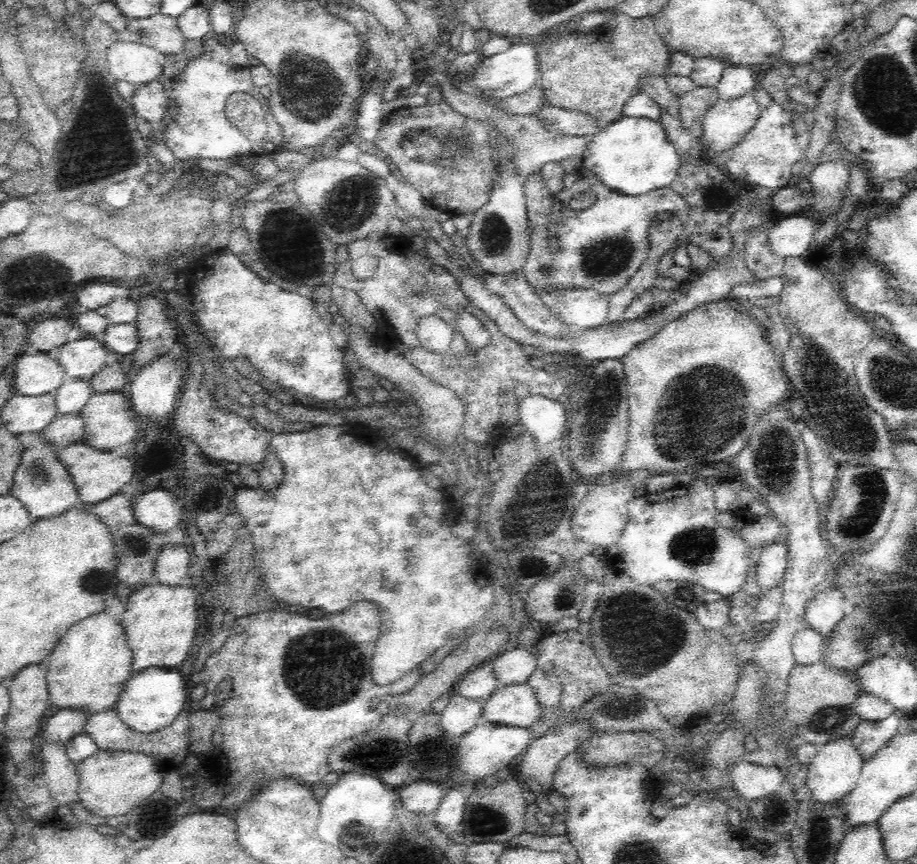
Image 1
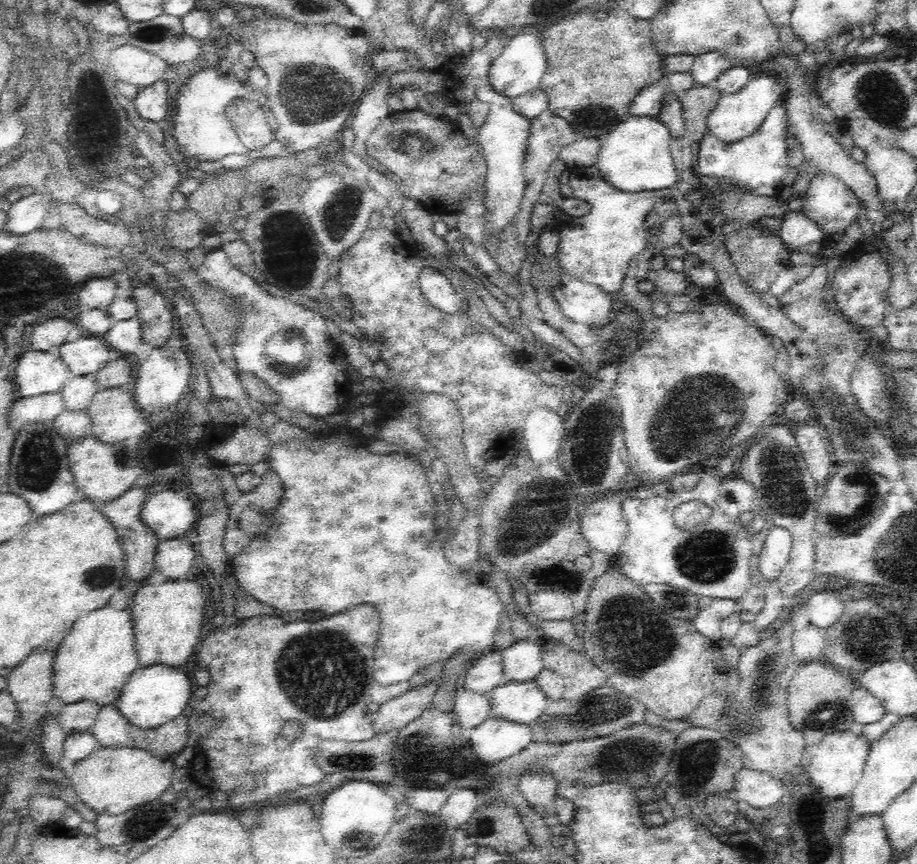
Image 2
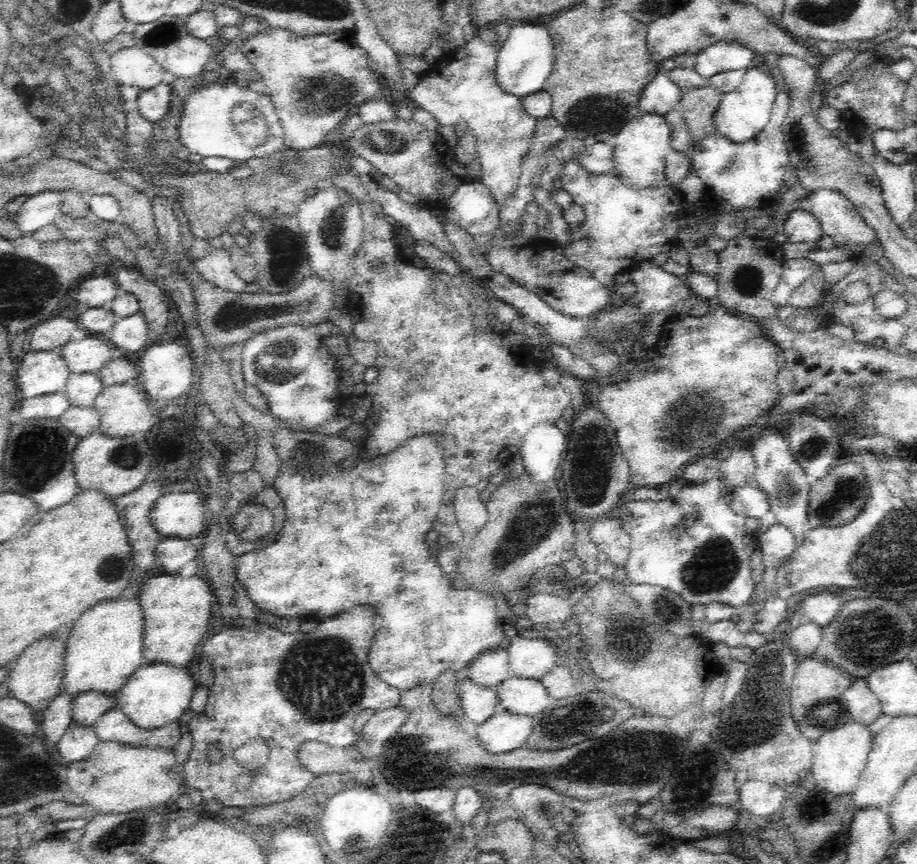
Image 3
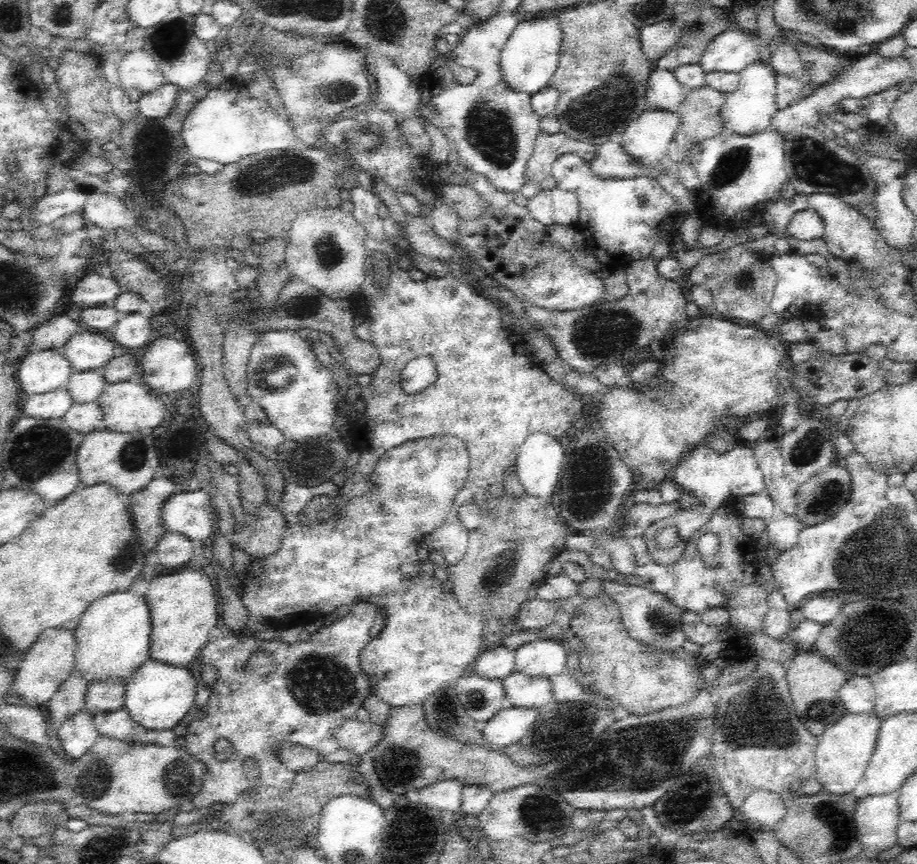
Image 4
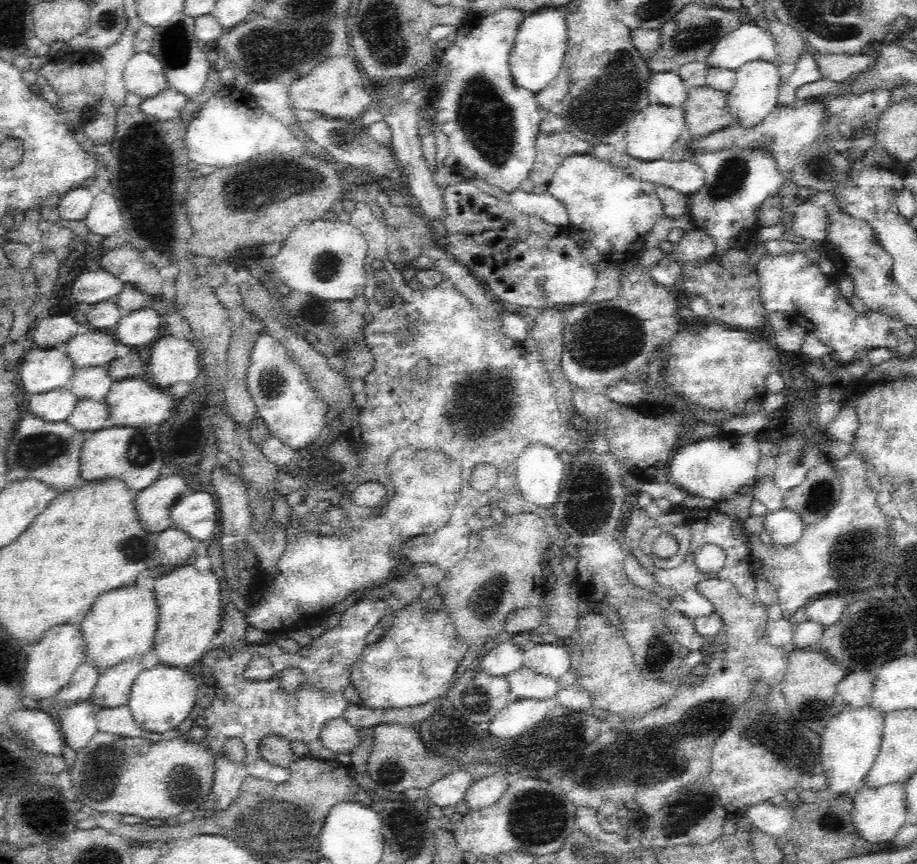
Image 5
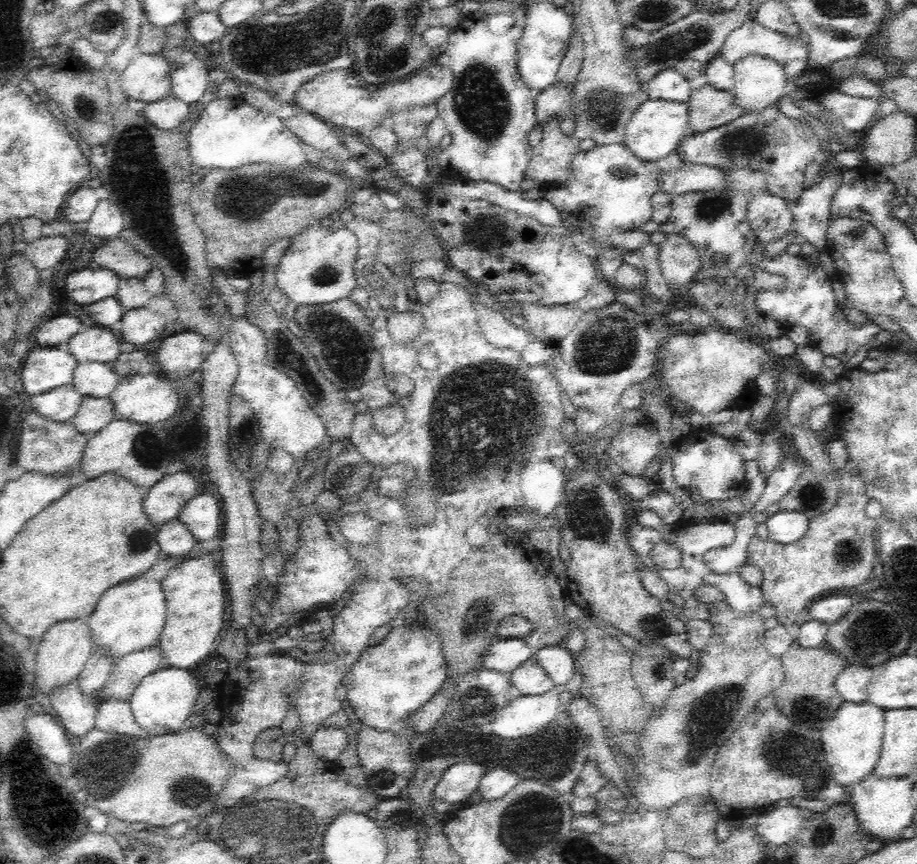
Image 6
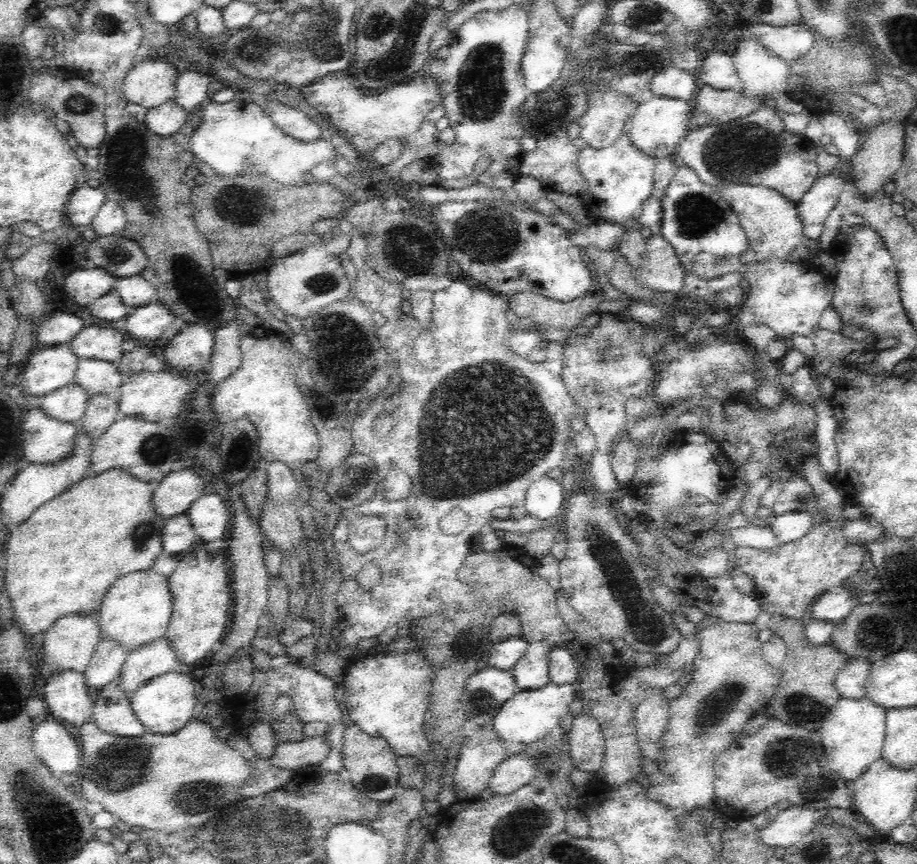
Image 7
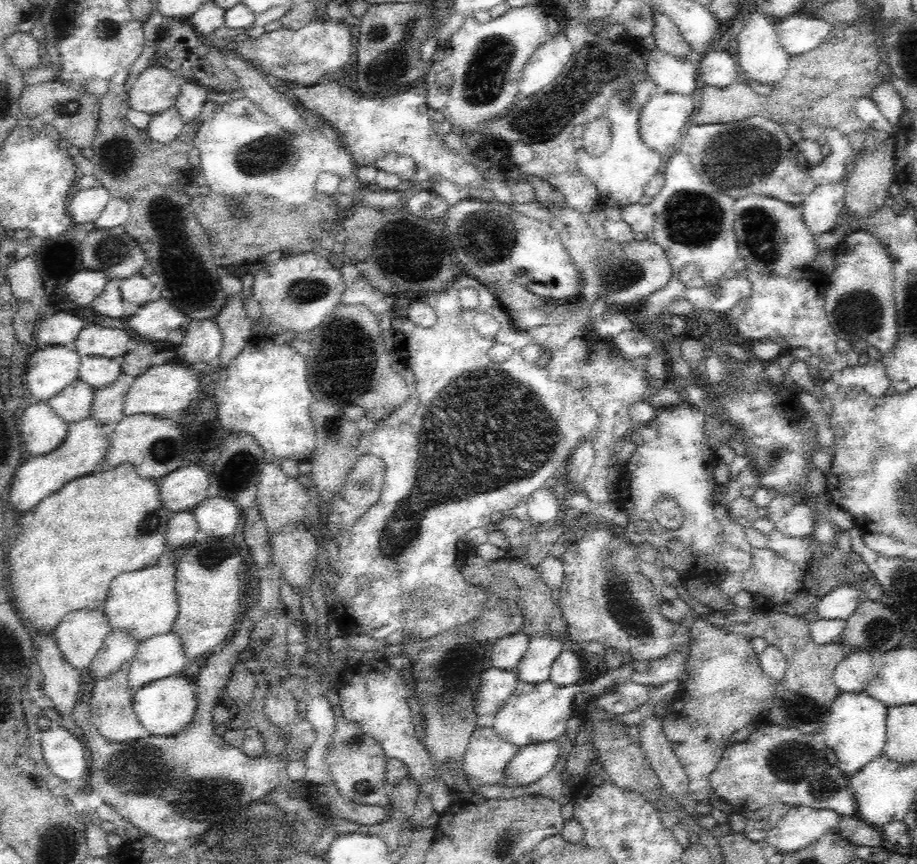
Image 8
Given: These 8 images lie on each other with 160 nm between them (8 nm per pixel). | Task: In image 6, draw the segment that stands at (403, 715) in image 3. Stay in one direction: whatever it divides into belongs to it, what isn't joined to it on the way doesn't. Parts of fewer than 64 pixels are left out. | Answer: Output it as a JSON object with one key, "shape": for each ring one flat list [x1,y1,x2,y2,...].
{"shape":[[326,726,314,733,308,740,309,747,314,754,326,761,337,761,339,754,346,748,349,740,350,731,337,726]]}

